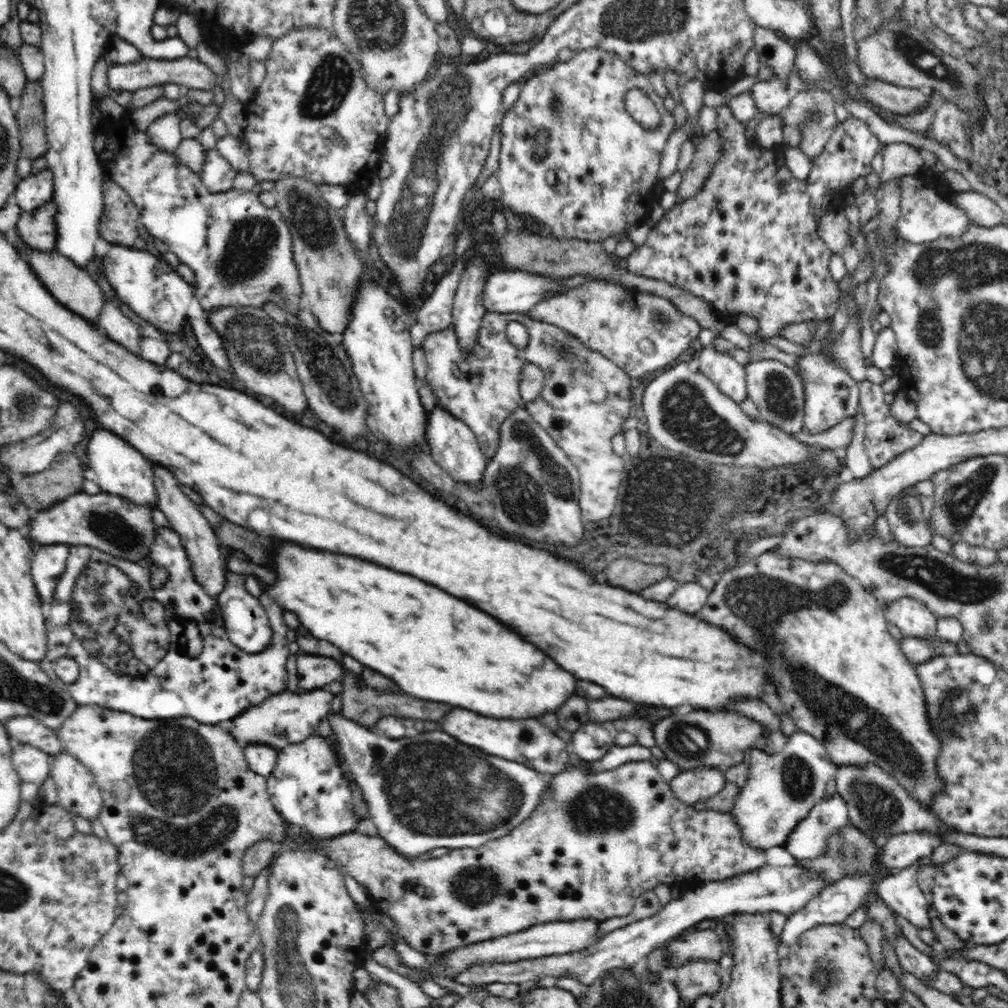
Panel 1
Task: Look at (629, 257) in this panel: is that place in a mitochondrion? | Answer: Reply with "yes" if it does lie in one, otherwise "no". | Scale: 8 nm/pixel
no

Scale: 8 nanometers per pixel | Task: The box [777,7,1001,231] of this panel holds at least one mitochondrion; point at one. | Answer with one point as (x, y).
(913, 50)

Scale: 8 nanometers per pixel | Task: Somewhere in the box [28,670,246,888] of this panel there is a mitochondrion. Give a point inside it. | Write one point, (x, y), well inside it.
(153, 751)

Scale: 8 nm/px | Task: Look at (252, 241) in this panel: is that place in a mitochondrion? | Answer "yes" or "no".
yes

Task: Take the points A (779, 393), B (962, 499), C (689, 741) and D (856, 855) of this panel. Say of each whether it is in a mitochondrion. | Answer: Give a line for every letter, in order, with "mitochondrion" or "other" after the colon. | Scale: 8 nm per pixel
A: mitochondrion
B: mitochondrion
C: mitochondrion
D: mitochondrion

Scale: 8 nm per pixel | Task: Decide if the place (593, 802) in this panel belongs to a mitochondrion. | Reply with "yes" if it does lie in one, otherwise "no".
yes

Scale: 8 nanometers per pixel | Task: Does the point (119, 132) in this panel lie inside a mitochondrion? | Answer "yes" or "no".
no

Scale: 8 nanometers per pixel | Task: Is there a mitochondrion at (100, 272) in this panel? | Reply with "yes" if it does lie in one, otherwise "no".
no

